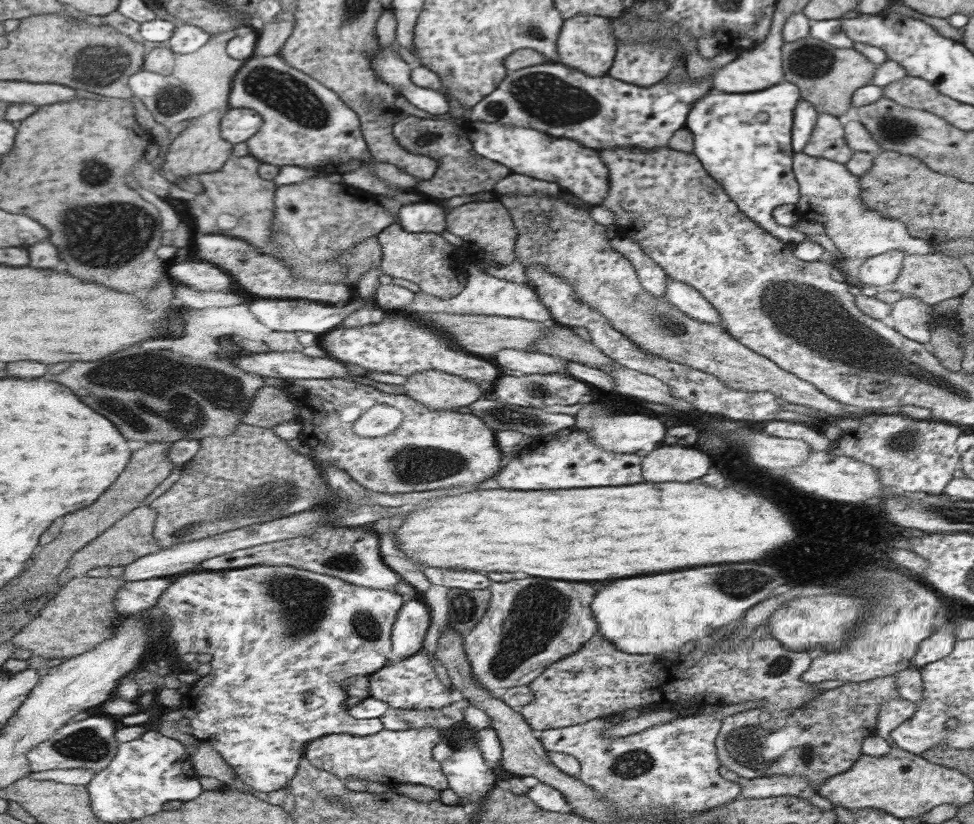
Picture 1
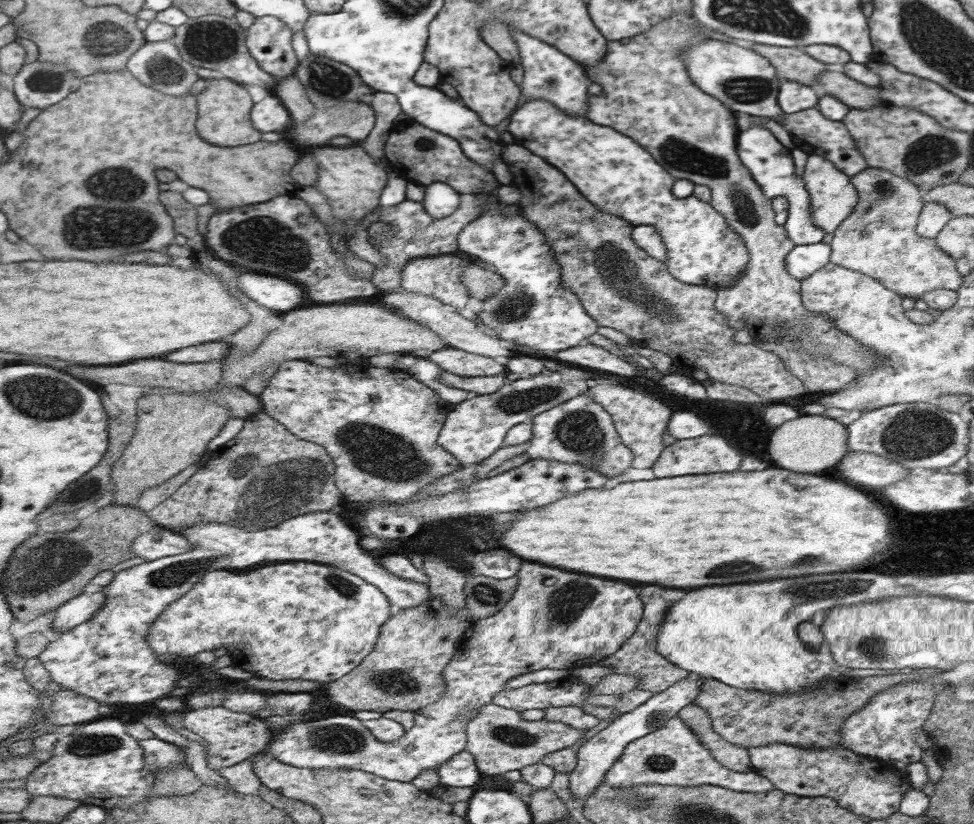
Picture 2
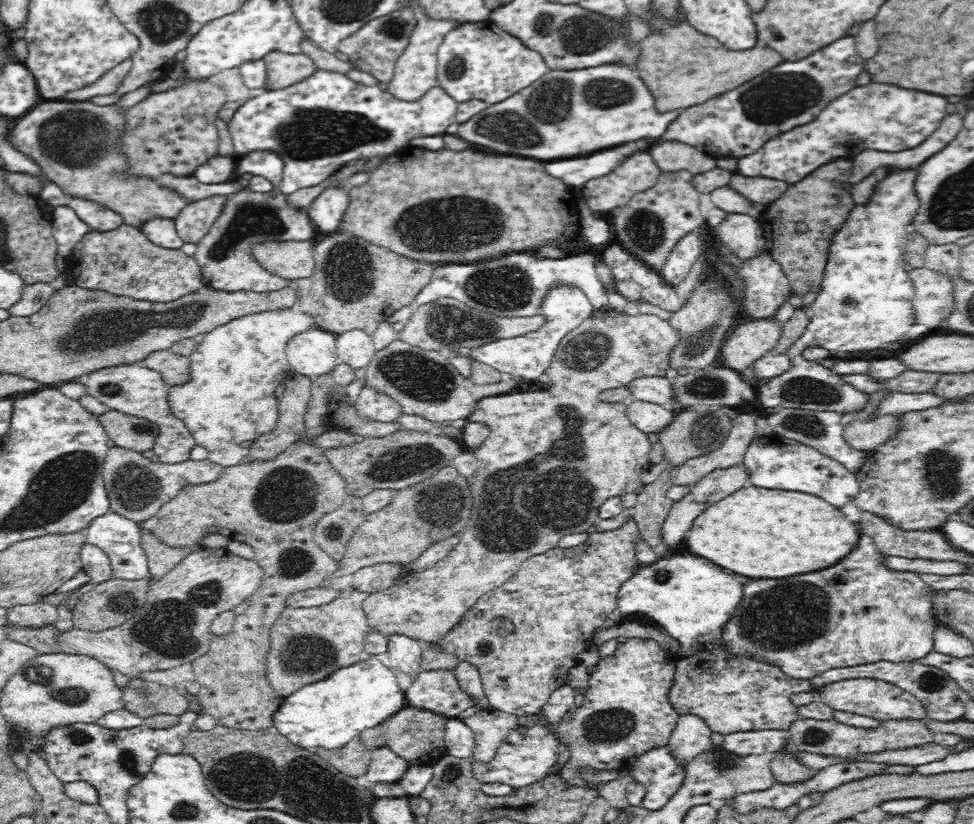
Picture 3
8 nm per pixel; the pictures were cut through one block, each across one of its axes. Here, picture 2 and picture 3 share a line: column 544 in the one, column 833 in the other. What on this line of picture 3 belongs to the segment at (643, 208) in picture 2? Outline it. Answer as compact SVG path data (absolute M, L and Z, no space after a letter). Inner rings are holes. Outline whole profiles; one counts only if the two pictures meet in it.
M871 81L836 97L820 111L816 120L780 133L766 141L754 154L740 157L737 172L793 185L804 180L814 169L840 157L852 159L864 149L900 152L916 148L916 144L926 140L946 118L947 104L945 97L936 93Z

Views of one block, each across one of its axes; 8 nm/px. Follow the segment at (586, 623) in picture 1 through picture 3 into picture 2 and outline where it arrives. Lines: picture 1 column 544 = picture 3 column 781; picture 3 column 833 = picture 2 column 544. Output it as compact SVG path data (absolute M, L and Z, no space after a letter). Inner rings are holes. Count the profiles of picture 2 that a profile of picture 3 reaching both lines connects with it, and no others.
M523 561L515 576L517 584L511 598L491 616L478 619L473 628L465 630L461 652L452 656L441 672L443 695L435 703L413 713L413 727L404 730L401 738L394 742L377 740L355 717L337 715L322 720L295 722L277 730L269 745L268 752L276 760L297 768L311 770L359 770L384 777L385 780L410 782L420 772L436 770L448 763L454 755L464 751L467 743L467 725L477 712L492 702L493 696L504 691L505 684L515 676L527 674L543 668L574 669L583 665L599 663L609 655L615 654L621 644L627 642L636 630L635 624L641 618L641 602L635 590L627 584L615 580L593 578L585 574L563 572L550 566ZM595 592L607 596L597 604Z

